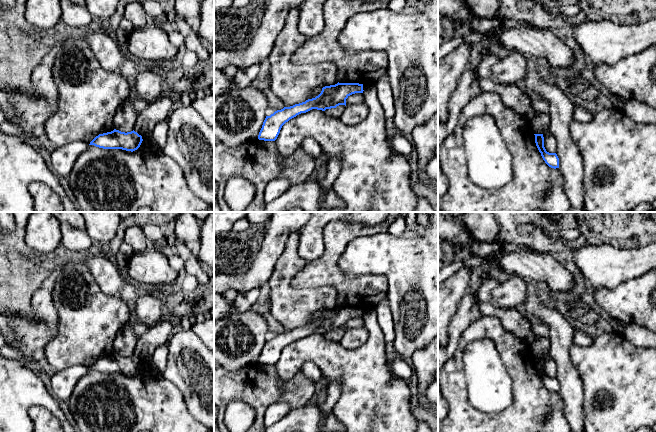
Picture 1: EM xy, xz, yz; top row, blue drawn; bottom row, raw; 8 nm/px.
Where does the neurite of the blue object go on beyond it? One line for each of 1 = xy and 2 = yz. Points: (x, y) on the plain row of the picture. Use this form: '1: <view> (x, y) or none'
1: none
2: none

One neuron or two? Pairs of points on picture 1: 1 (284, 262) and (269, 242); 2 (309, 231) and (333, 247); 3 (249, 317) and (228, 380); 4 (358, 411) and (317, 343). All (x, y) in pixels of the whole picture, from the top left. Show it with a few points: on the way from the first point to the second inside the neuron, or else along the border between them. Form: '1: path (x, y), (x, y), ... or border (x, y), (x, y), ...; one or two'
1: border (289, 234), (283, 252), (269, 277); two
2: border (330, 222), (323, 230), (324, 252), (312, 261); two
3: border (255, 364), (244, 366), (240, 369), (224, 368); two
4: path (358, 394), (358, 384), (334, 360); one

